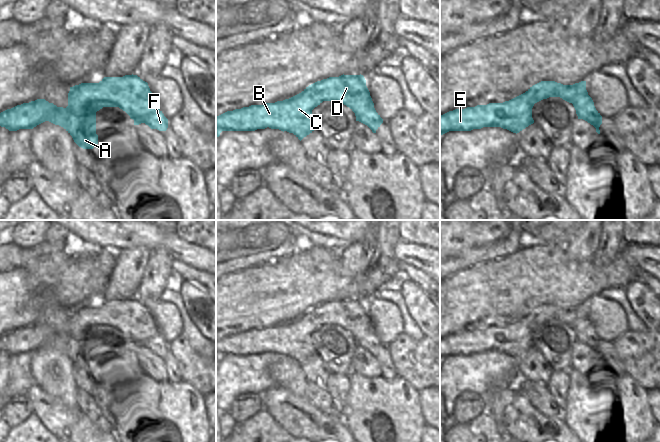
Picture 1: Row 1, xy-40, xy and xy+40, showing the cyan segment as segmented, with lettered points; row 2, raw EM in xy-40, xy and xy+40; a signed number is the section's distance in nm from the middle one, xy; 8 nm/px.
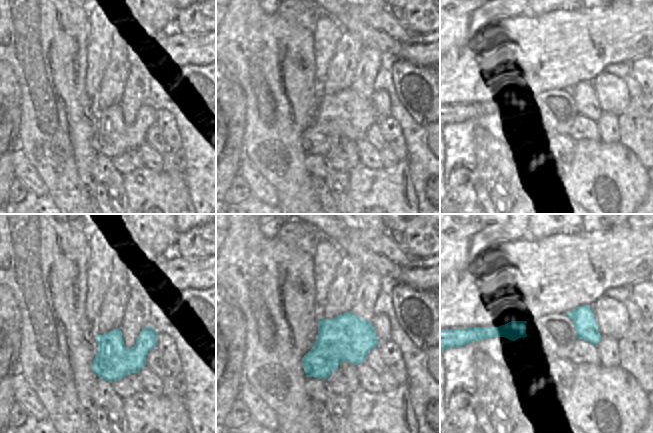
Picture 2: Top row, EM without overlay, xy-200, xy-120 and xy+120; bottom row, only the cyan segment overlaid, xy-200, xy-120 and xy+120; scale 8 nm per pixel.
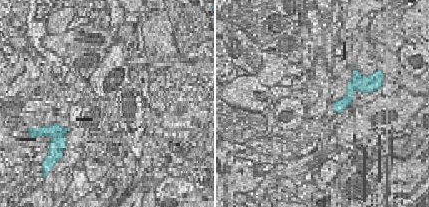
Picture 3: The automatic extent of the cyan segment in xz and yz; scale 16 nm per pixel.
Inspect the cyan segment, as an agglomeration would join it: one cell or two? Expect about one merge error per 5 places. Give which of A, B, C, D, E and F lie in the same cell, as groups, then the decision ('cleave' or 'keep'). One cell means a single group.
groups A B C D E / F; cleave

